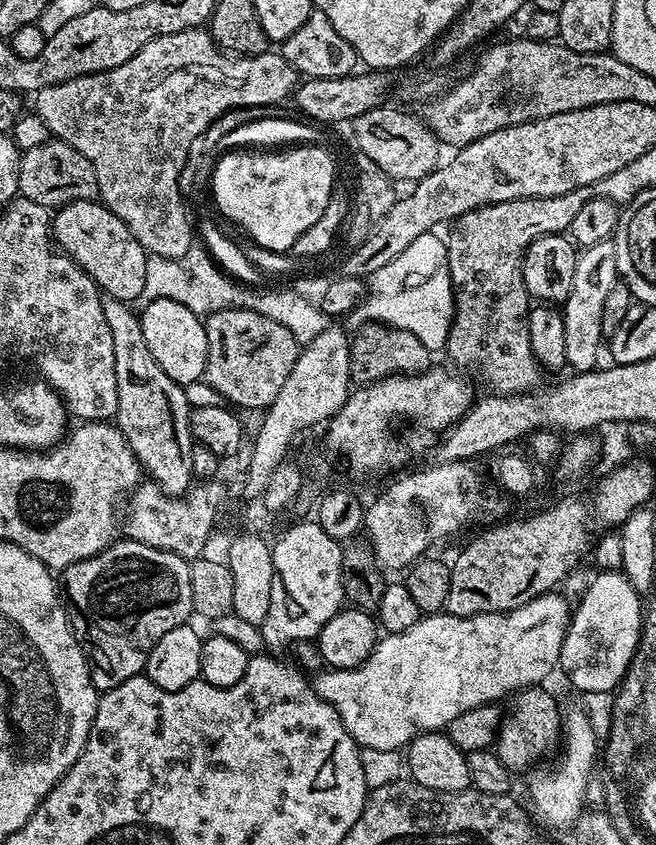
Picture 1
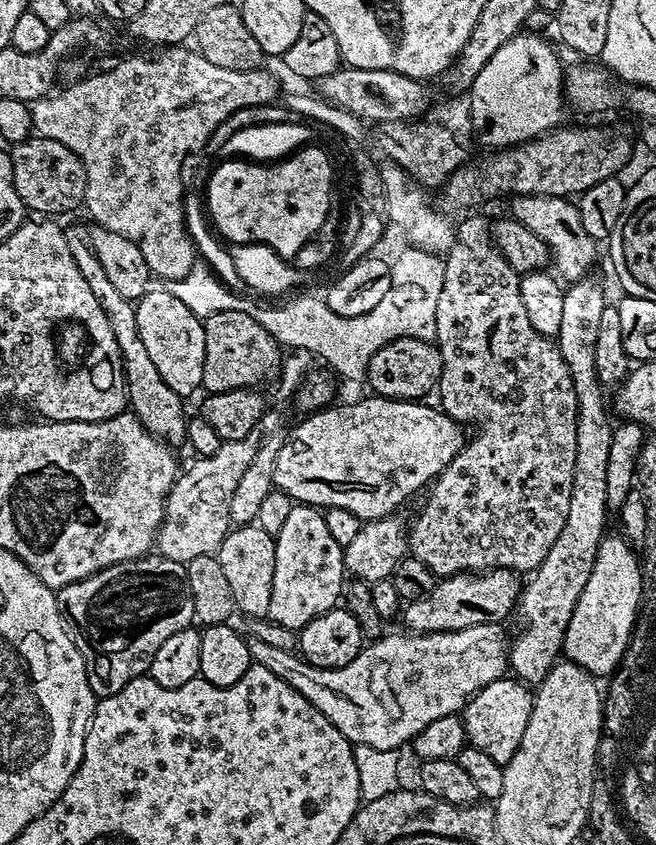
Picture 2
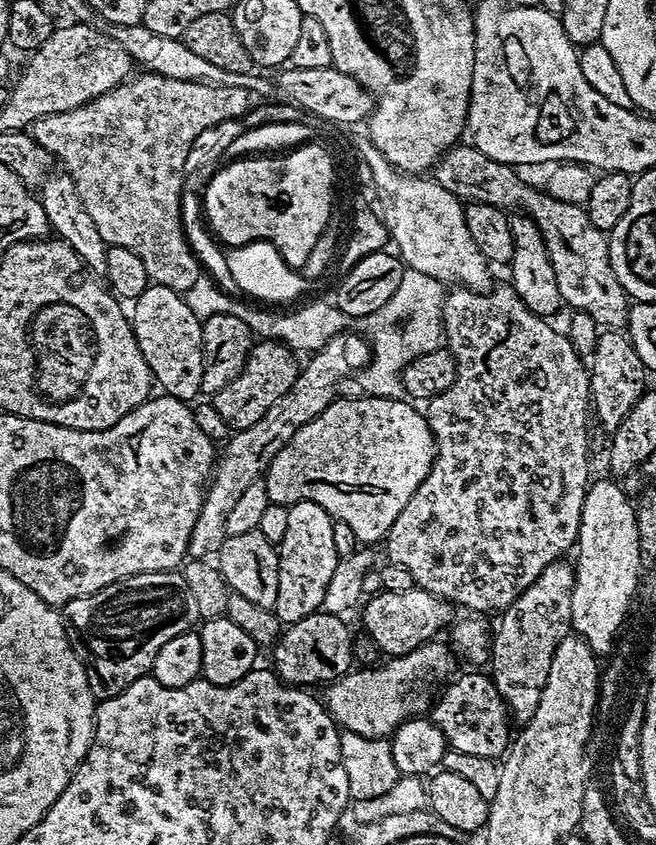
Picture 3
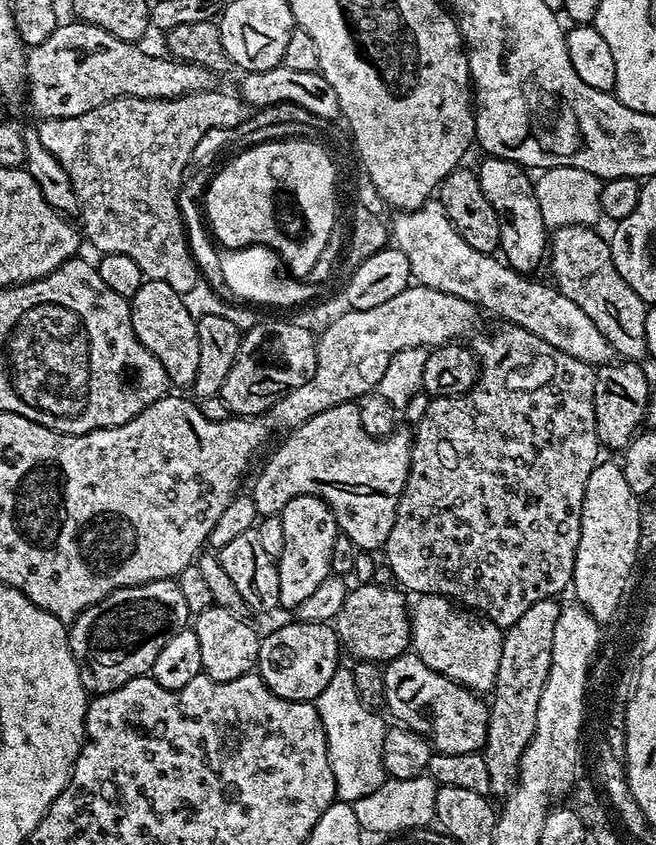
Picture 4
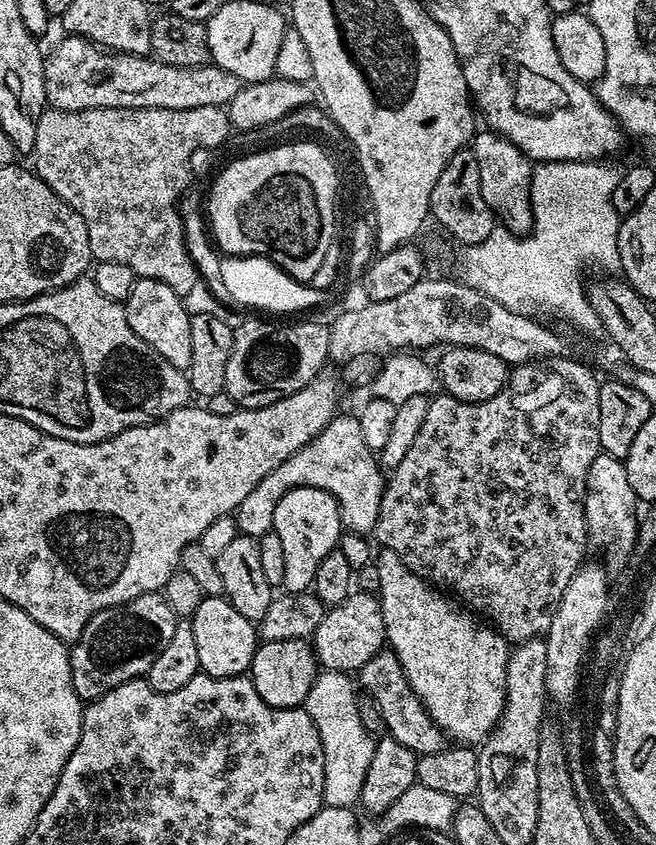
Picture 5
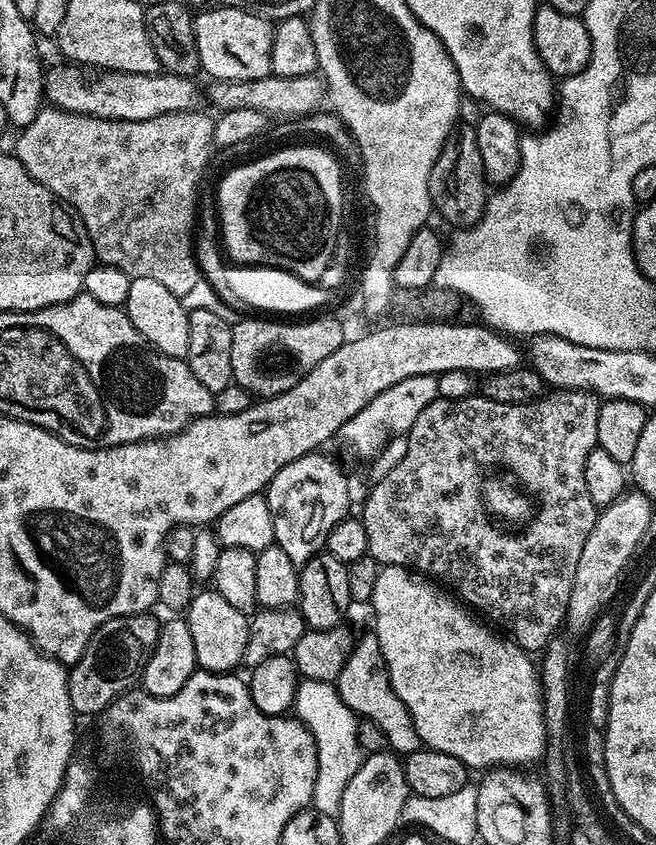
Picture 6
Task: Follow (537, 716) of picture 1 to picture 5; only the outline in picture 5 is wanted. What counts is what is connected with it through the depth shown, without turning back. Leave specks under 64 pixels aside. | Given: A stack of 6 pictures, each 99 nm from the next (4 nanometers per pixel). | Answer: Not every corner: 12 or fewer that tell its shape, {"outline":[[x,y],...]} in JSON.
{"outline":[[393,652],[374,654],[358,684],[387,735],[421,757],[446,746]]}

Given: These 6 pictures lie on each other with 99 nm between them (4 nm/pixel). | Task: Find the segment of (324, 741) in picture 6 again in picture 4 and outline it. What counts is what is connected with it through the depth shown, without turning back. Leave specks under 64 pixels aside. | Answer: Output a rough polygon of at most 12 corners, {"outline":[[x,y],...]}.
{"outline":[[336,669],[314,703],[336,800],[373,794],[385,717],[362,706],[354,674]]}

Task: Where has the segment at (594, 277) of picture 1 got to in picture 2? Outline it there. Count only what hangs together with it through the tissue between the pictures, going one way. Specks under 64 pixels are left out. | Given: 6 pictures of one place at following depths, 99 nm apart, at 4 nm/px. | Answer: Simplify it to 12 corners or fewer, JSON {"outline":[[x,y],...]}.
{"outline":[[564,288],[555,341],[576,391],[566,526],[527,577],[515,679],[542,683],[610,515],[614,420],[596,343],[604,288]]}

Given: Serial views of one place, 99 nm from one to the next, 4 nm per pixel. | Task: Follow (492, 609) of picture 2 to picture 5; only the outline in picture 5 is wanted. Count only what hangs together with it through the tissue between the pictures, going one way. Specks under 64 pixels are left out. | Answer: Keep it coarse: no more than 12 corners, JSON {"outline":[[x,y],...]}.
{"outline":[[379,597],[327,609],[310,638],[317,663],[358,672],[387,643]]}

